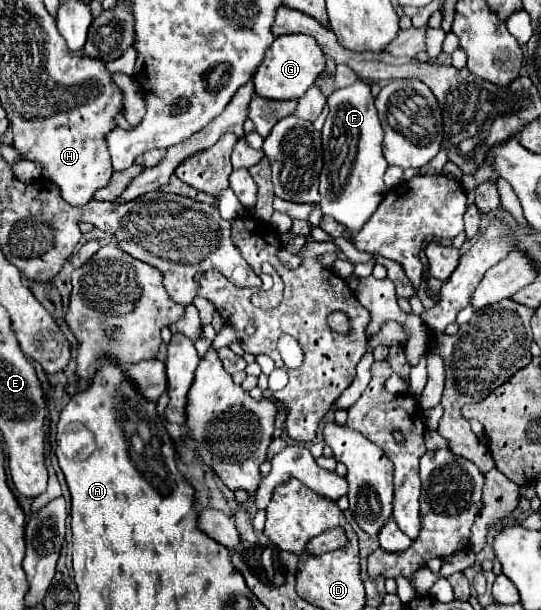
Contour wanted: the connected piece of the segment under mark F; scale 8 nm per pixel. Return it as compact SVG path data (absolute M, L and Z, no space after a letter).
M356 81L350 87L334 91L328 97L330 113L322 127L322 149L324 149L324 167L320 173L320 191L322 191L322 213L334 217L336 221L348 227L348 233L358 231L370 215L376 211L386 185L382 175L388 169L388 163L382 155L384 131L374 107L374 97L366 81Z

